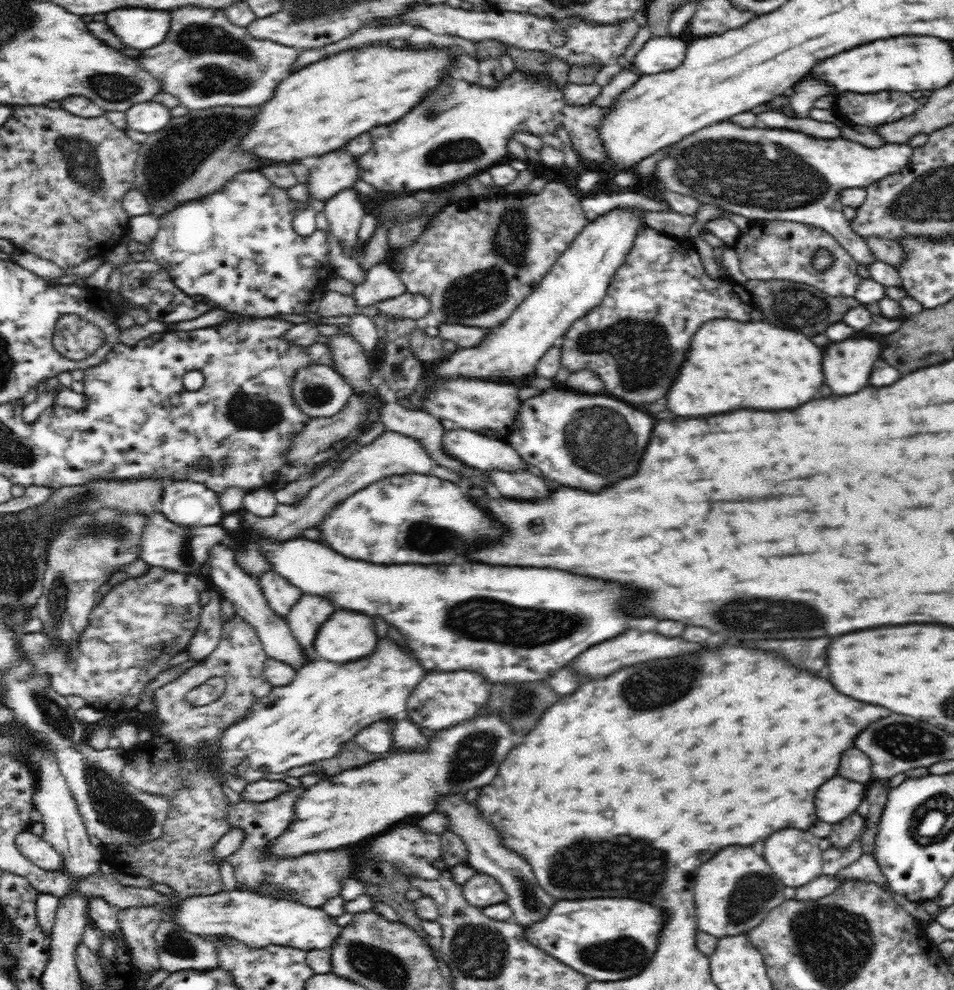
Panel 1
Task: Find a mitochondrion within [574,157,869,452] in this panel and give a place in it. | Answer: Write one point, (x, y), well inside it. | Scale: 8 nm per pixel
(800, 306)

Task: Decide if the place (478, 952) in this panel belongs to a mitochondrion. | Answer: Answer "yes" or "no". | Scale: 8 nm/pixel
yes

